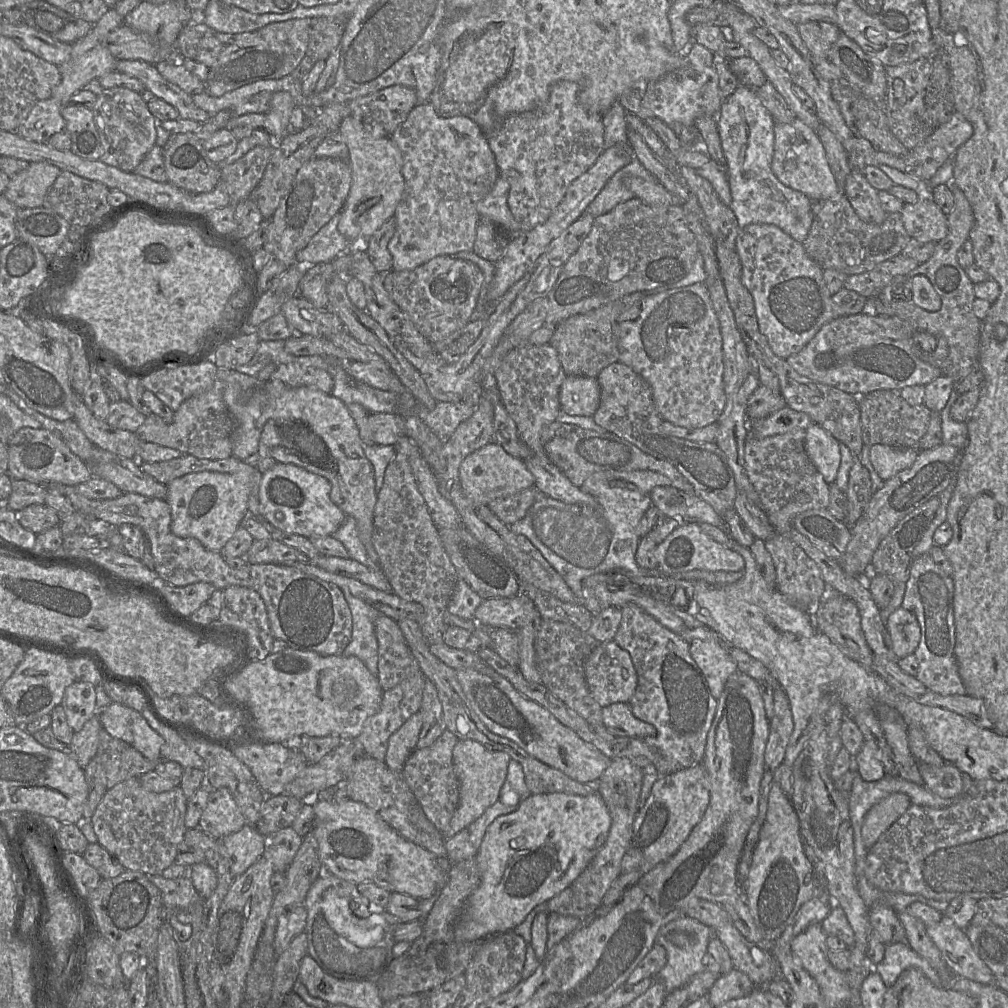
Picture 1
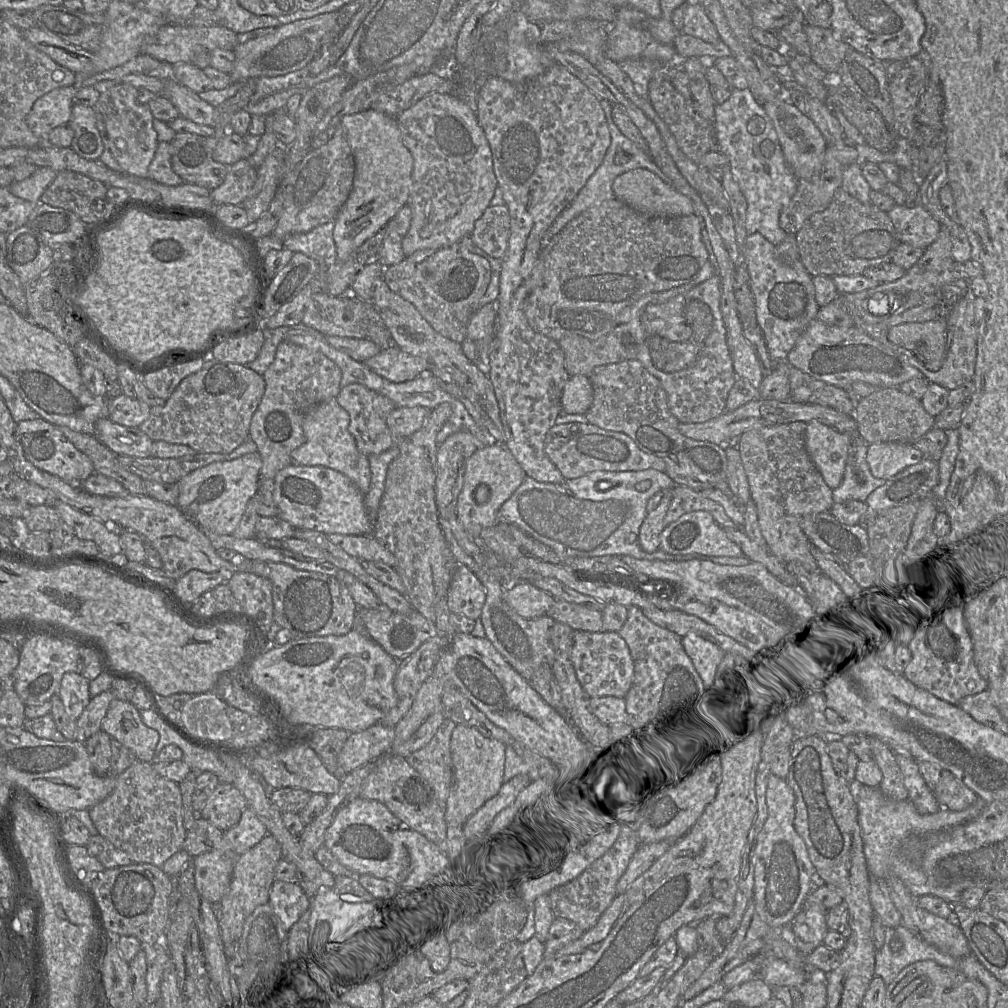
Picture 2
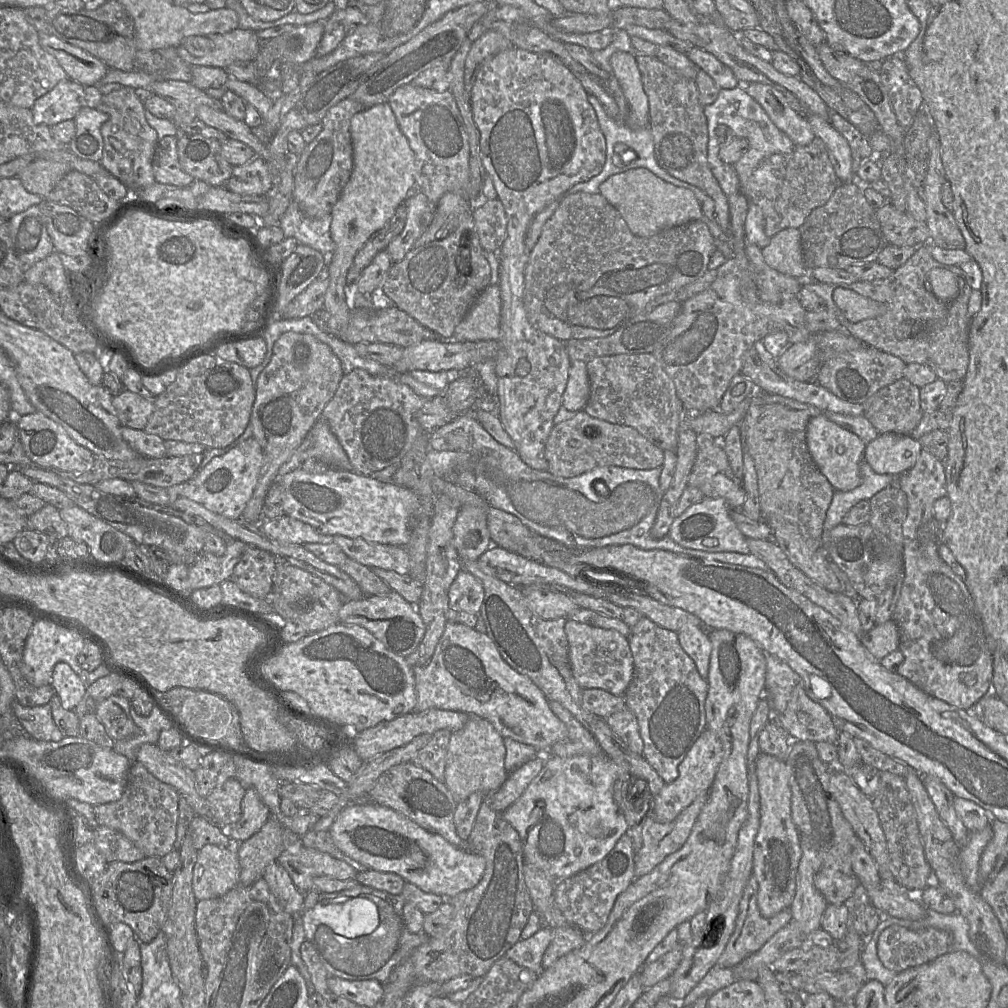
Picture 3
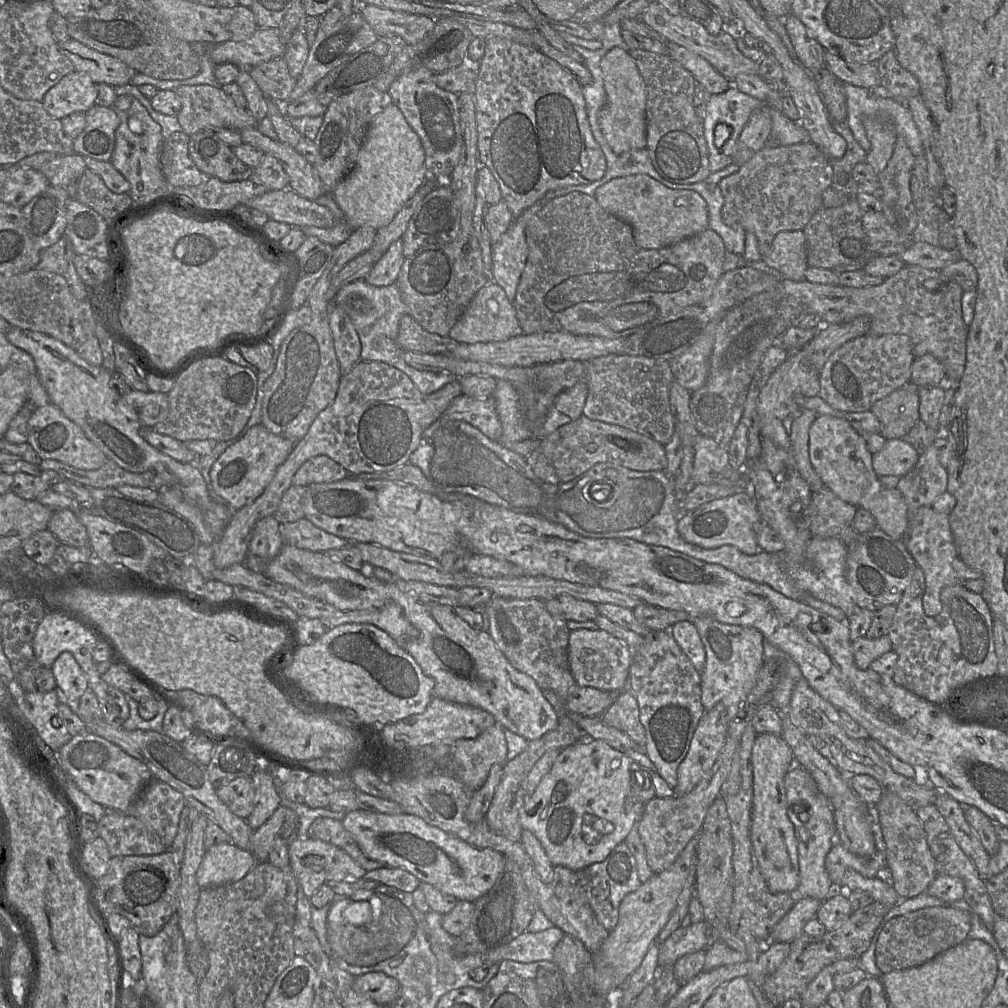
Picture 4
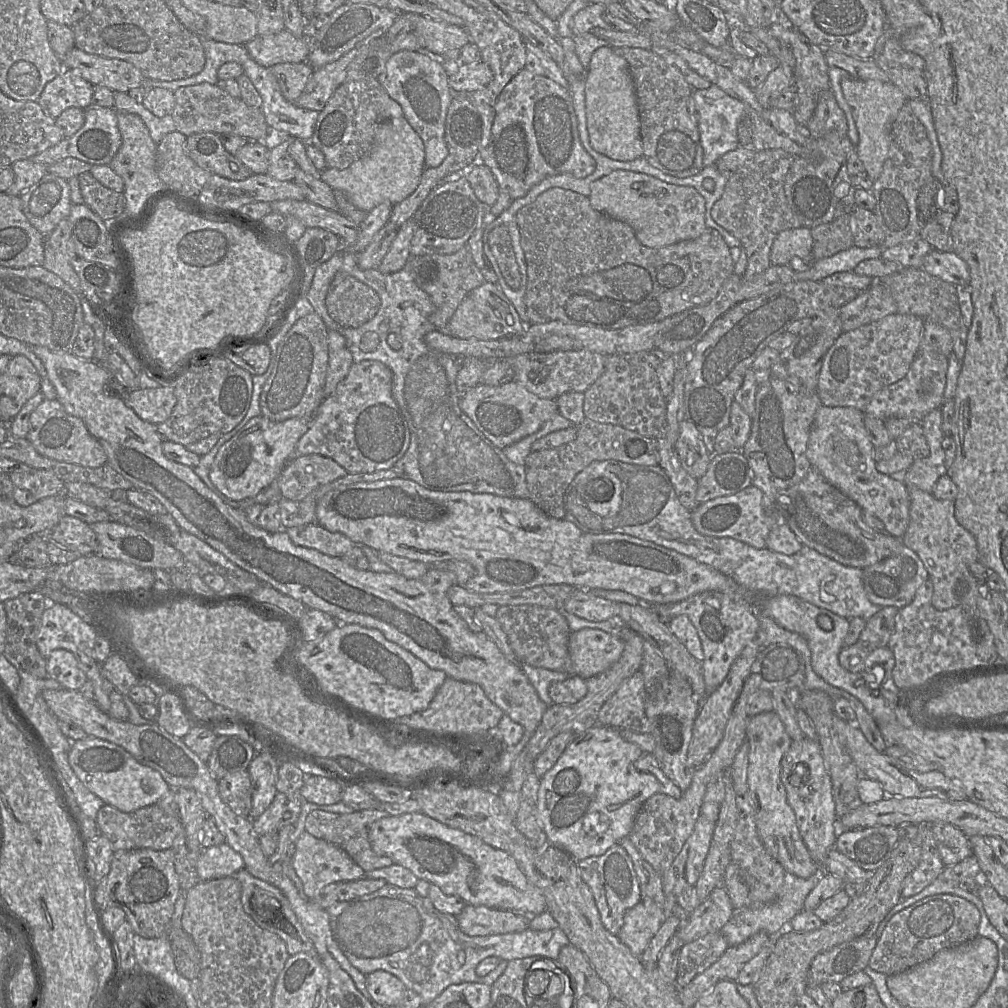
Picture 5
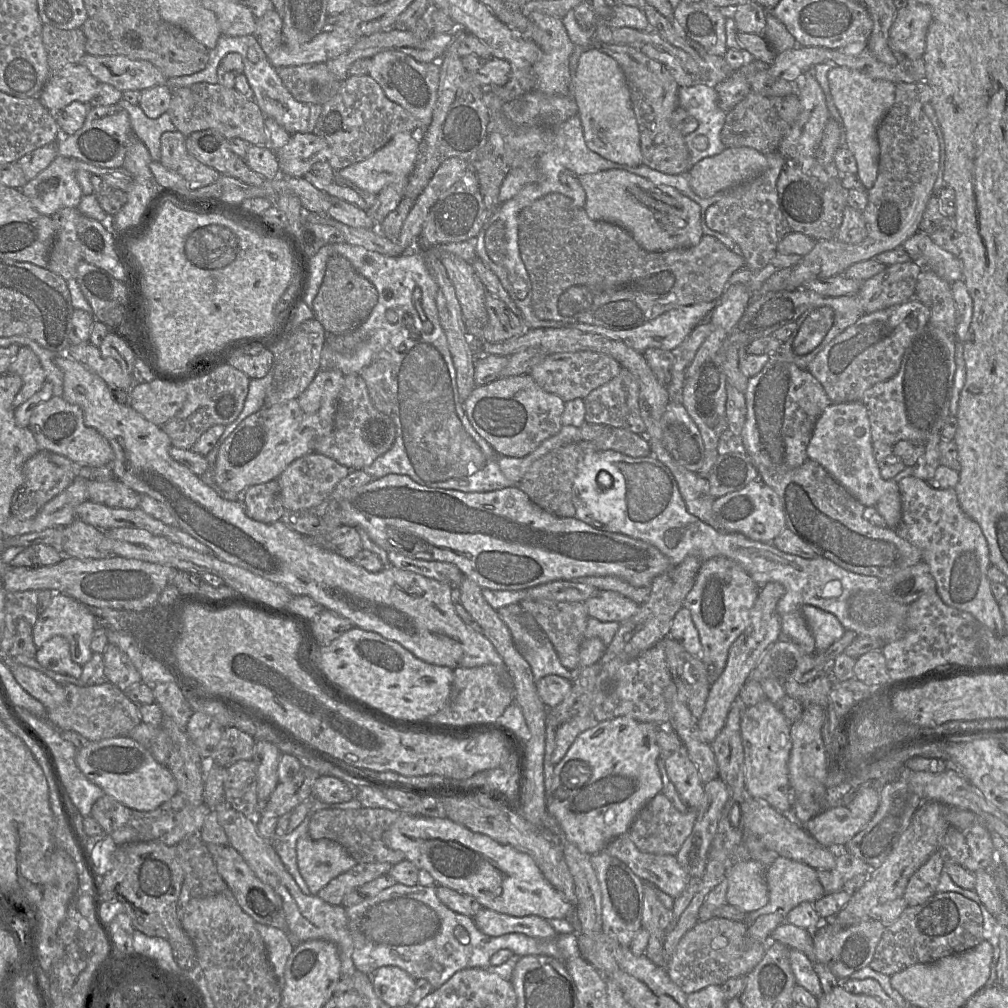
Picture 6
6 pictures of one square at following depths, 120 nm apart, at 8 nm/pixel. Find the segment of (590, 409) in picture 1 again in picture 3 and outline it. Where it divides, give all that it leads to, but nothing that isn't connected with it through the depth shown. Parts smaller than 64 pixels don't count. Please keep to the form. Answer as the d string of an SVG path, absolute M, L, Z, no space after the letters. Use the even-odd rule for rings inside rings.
M571 361L568 380L562 394L561 404L567 410L580 411L584 409L590 396L590 380L586 362Z

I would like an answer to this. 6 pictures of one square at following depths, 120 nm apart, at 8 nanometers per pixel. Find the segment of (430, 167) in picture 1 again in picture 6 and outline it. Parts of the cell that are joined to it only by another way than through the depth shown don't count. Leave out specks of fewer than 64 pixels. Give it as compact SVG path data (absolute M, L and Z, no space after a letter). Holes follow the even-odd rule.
M386 50L371 57L368 75L380 85L388 99L402 106L418 120L418 138L421 139L421 134L431 123L435 107L440 78L439 62L419 62L398 50Z

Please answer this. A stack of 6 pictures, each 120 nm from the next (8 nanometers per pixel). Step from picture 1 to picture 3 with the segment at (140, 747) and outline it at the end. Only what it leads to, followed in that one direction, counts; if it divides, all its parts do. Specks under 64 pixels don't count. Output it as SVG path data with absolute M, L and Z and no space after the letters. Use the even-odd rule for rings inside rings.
M111 695L99 703L95 713L114 741L139 733L139 727L130 714L131 701L119 695Z

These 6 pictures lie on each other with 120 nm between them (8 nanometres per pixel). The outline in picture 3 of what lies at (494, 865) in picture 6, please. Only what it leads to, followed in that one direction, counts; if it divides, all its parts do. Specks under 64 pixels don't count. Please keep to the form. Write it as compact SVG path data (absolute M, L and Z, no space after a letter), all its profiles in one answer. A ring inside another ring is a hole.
M353 802L336 817L328 830L337 847L370 869L392 872L423 892L452 898L472 889L483 877L486 861L477 853L453 846L403 814L375 802Z

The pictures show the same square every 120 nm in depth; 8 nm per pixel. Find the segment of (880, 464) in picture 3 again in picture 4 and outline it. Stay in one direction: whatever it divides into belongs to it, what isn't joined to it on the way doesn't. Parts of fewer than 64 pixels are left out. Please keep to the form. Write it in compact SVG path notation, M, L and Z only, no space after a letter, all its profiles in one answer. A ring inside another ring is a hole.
M889 439L881 450L872 454L872 467L878 477L902 477L915 466L918 458L917 450L905 440Z

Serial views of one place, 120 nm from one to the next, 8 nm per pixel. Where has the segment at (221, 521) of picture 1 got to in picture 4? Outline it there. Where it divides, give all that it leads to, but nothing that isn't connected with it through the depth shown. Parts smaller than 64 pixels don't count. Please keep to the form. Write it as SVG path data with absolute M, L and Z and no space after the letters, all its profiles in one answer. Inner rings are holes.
M262 424L252 426L212 464L209 476L214 491L226 501L231 510L242 508L261 493L295 444L290 439L273 434Z

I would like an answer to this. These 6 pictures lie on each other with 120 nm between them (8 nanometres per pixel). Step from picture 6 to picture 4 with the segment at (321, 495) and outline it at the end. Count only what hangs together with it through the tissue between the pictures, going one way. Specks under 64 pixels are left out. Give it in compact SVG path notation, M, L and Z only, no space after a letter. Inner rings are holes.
M327 455L307 459L294 473L291 484L307 486L312 483L335 482L346 478L349 472Z

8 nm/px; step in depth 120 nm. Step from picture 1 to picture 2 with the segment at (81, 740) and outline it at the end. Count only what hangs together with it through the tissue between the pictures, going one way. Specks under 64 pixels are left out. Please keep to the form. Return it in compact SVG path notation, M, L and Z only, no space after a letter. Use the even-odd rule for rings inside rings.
M110 690L90 699L88 705L76 720L76 741L84 743L90 736L101 729L101 722L113 699L114 696Z

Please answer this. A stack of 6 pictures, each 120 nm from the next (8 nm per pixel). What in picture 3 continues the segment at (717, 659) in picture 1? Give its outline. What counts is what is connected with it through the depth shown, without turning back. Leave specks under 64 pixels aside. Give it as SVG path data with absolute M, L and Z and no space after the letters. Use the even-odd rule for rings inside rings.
M685 626L677 632L679 644L693 660L702 677L707 680L710 668L712 645L704 627Z

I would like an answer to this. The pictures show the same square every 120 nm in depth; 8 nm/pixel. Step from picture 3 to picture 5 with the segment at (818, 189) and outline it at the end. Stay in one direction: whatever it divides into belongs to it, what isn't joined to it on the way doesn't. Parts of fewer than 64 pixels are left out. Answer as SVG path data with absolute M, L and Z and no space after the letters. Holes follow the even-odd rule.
M782 149L756 151L751 159L730 174L723 194L711 209L713 220L736 237L746 251L744 279L753 278L771 265L770 251L780 232L802 226L784 193L784 180L793 160L794 156Z

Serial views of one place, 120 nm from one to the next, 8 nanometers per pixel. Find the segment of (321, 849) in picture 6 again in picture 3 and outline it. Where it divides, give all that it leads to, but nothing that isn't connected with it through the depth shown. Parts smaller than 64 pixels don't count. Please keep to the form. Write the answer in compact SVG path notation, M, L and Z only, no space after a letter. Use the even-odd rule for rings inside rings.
M294 843L276 860L289 874L296 888L306 893L311 889L312 879L327 876L338 880L355 879L357 870L330 854Z

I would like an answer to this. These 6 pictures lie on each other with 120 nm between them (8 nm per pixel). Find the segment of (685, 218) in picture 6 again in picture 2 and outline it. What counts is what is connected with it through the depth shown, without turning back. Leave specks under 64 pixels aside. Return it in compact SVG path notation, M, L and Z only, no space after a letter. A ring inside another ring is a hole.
M637 168L617 176L612 188L616 199L650 217L678 217L694 213L692 201L687 196L648 169Z

